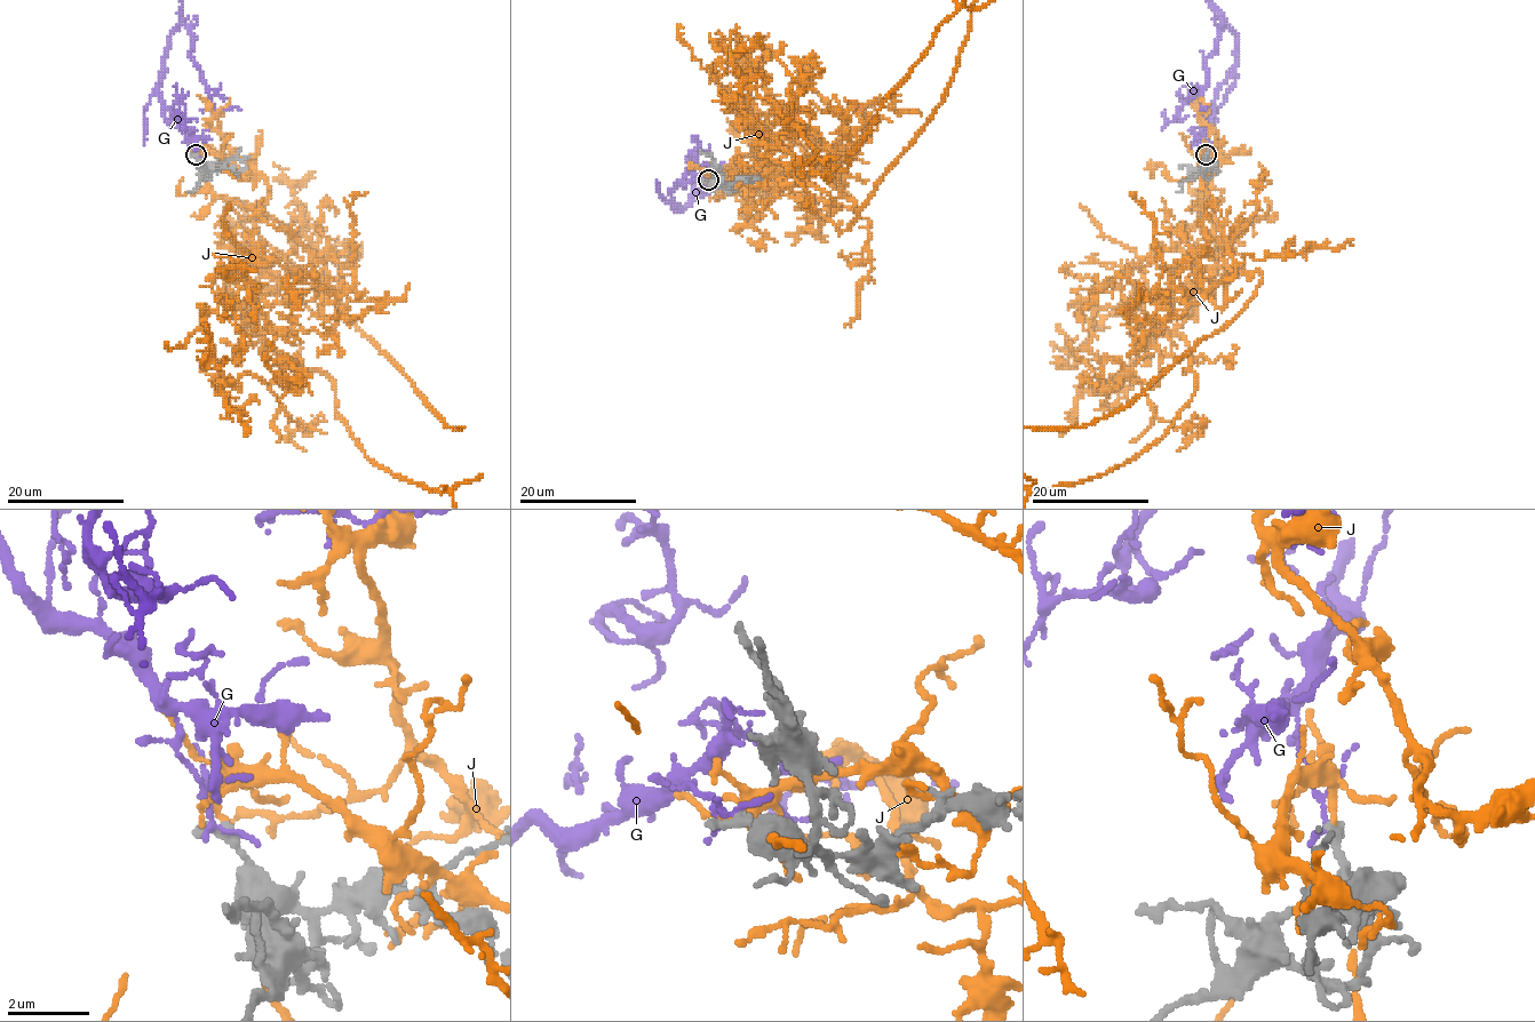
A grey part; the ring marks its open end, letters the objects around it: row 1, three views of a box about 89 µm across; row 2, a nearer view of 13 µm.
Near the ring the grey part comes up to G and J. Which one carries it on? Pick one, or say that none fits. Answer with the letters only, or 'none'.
none

